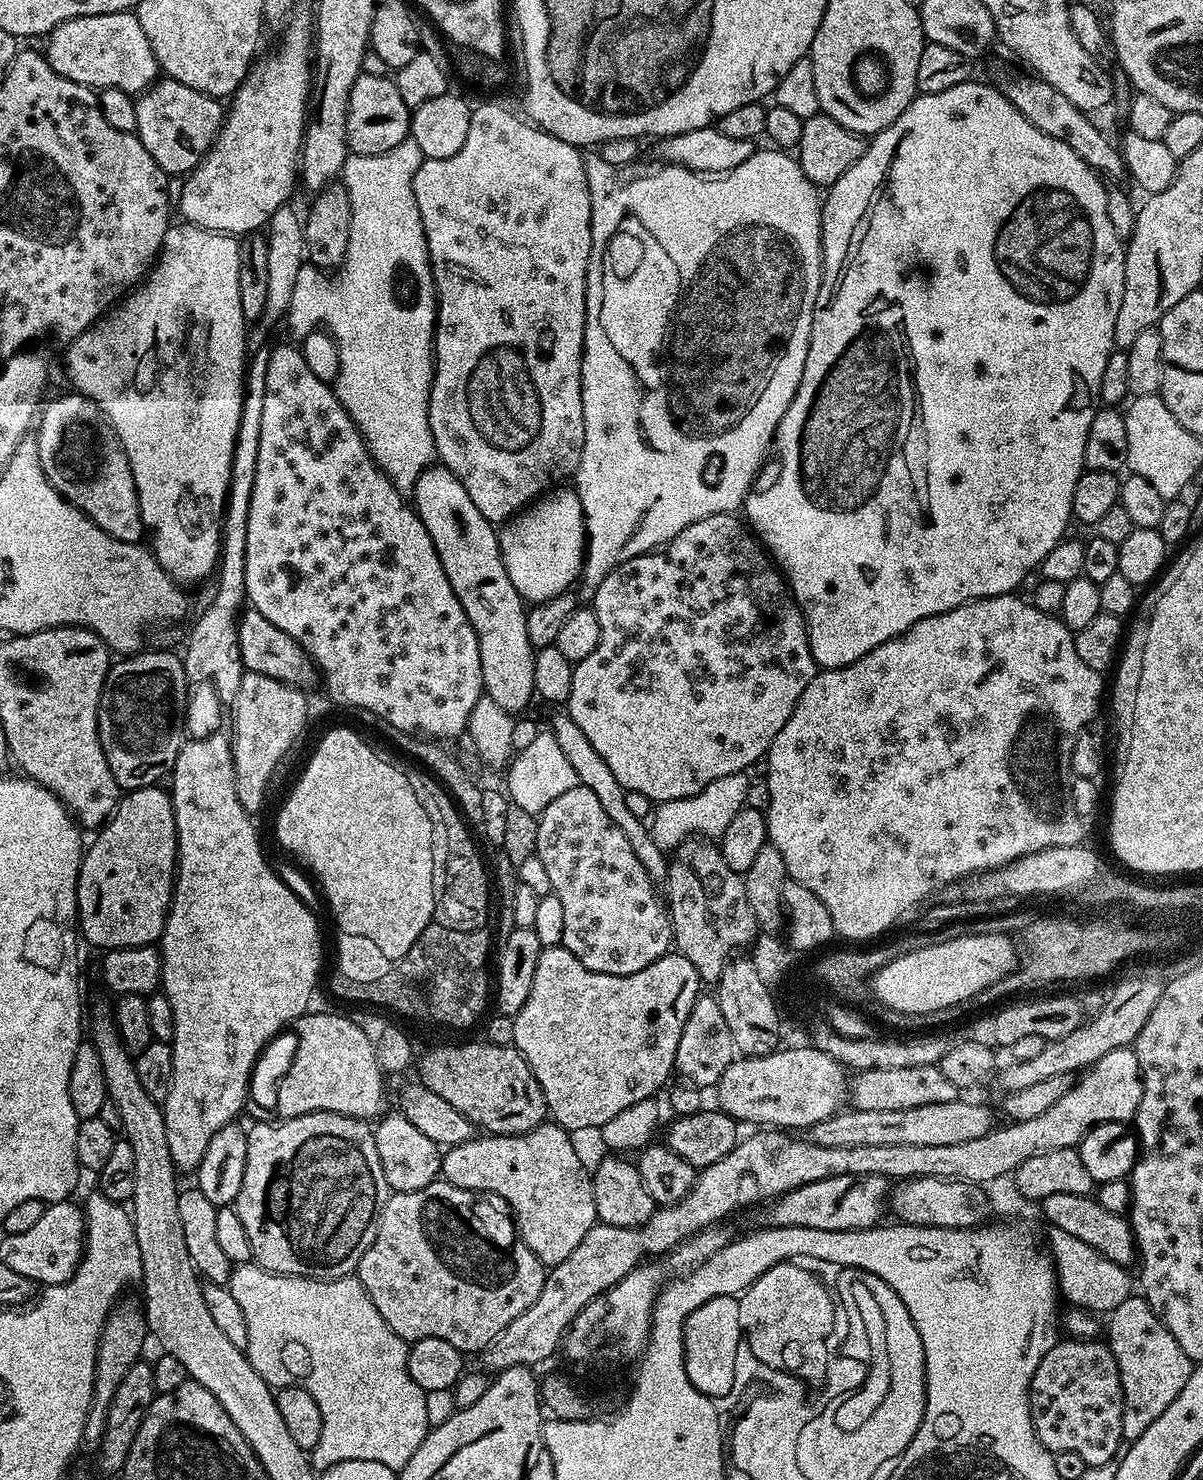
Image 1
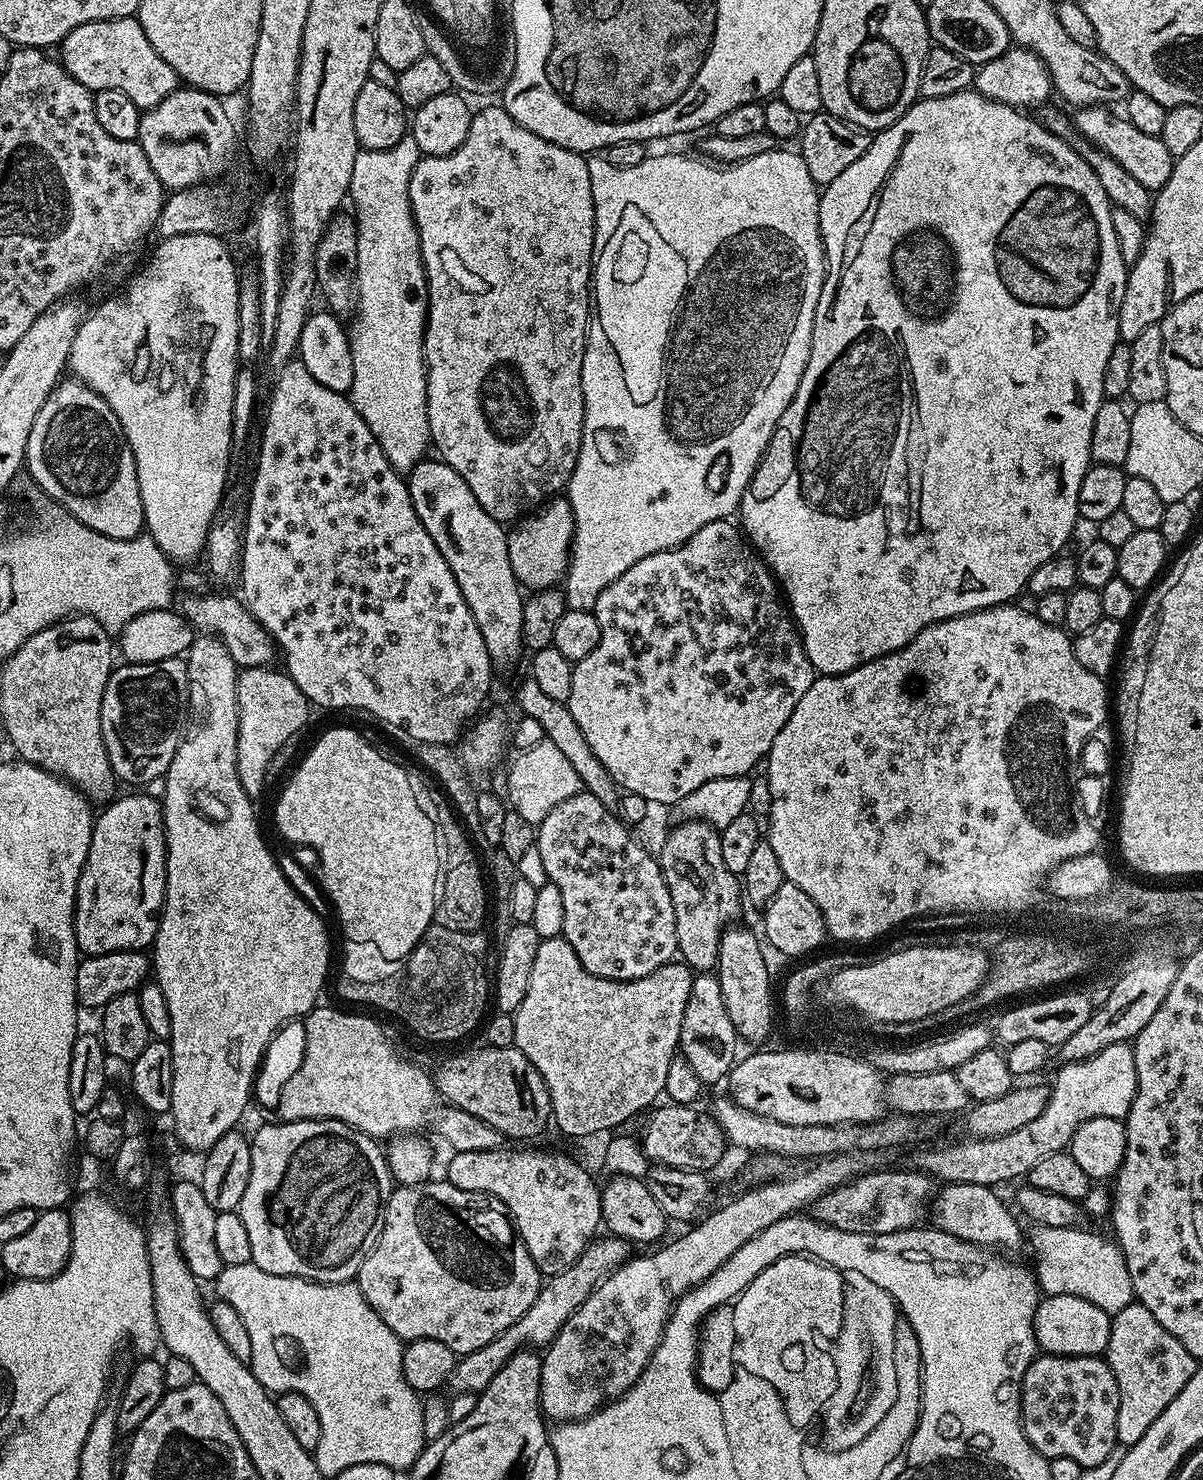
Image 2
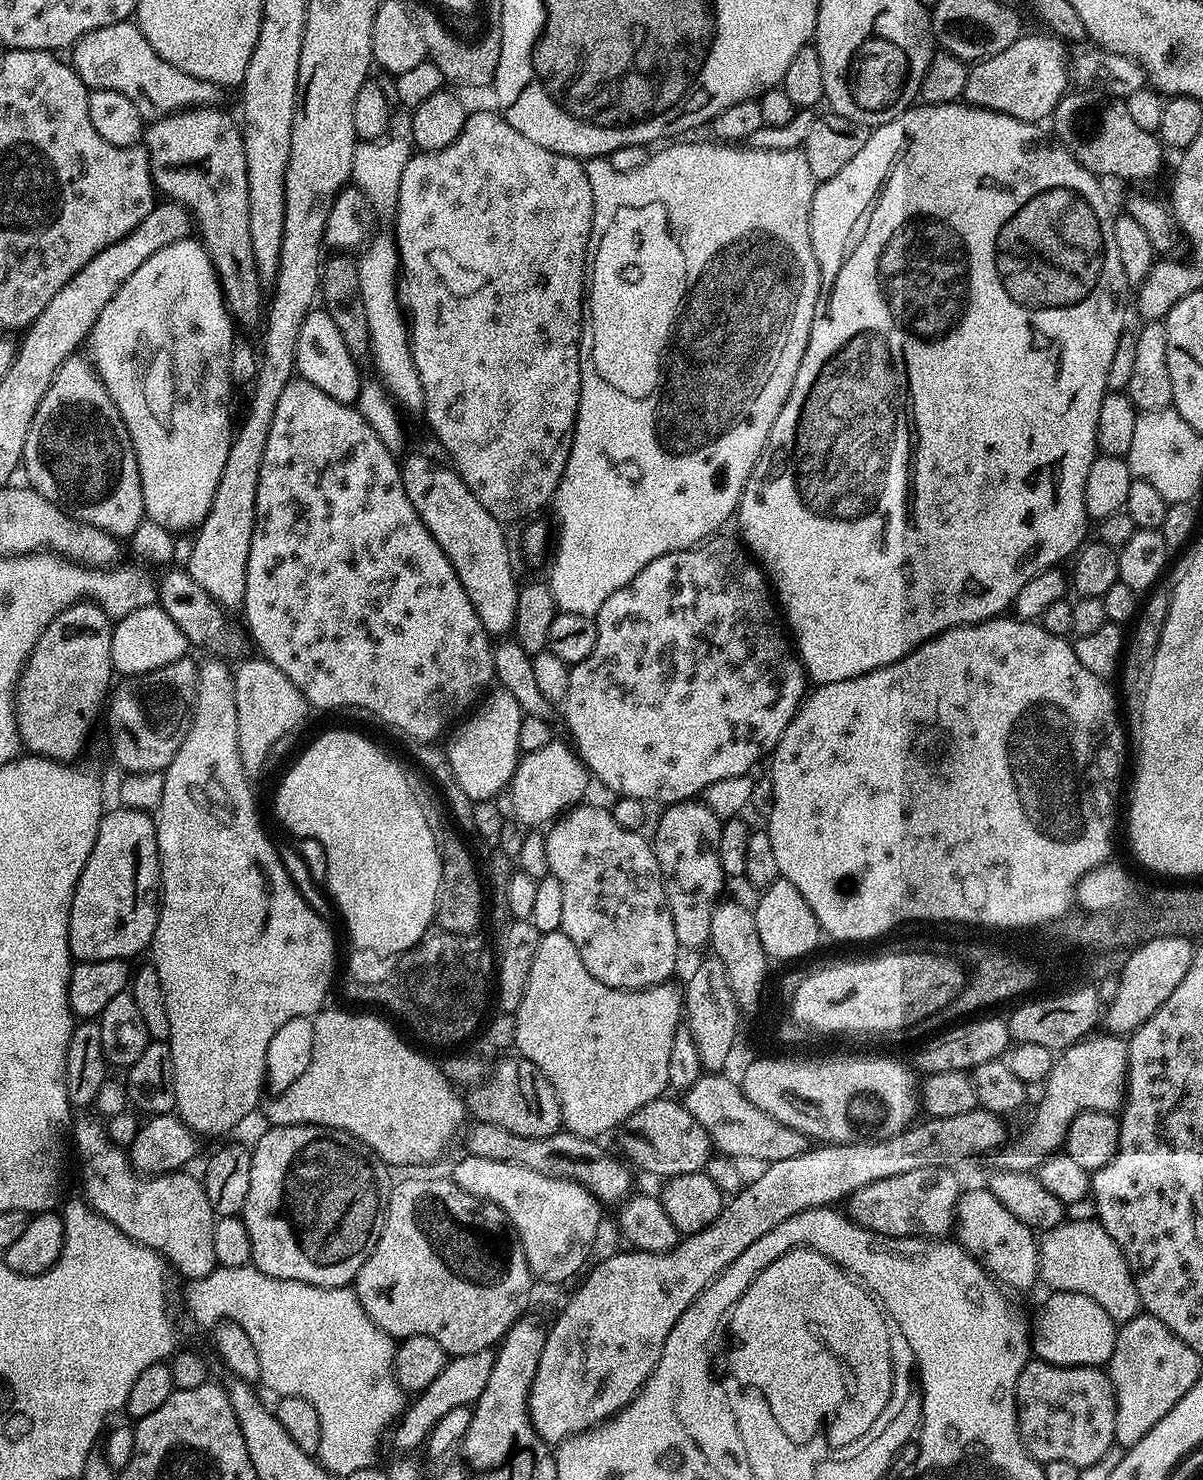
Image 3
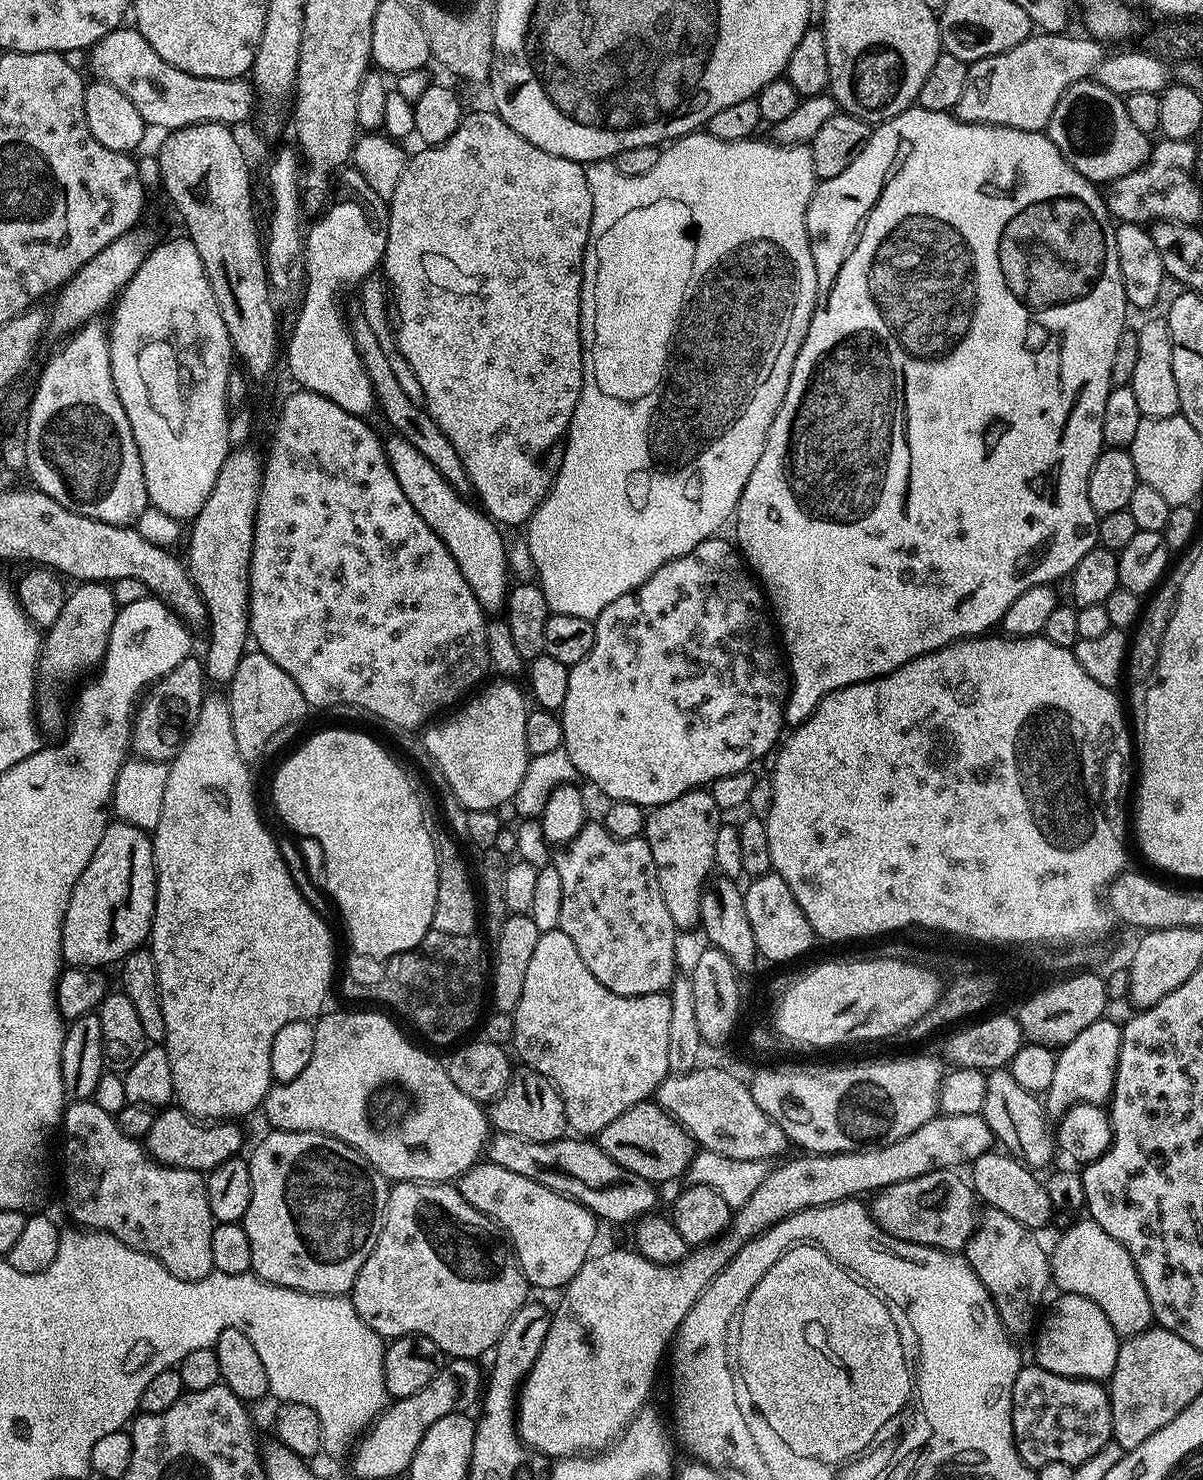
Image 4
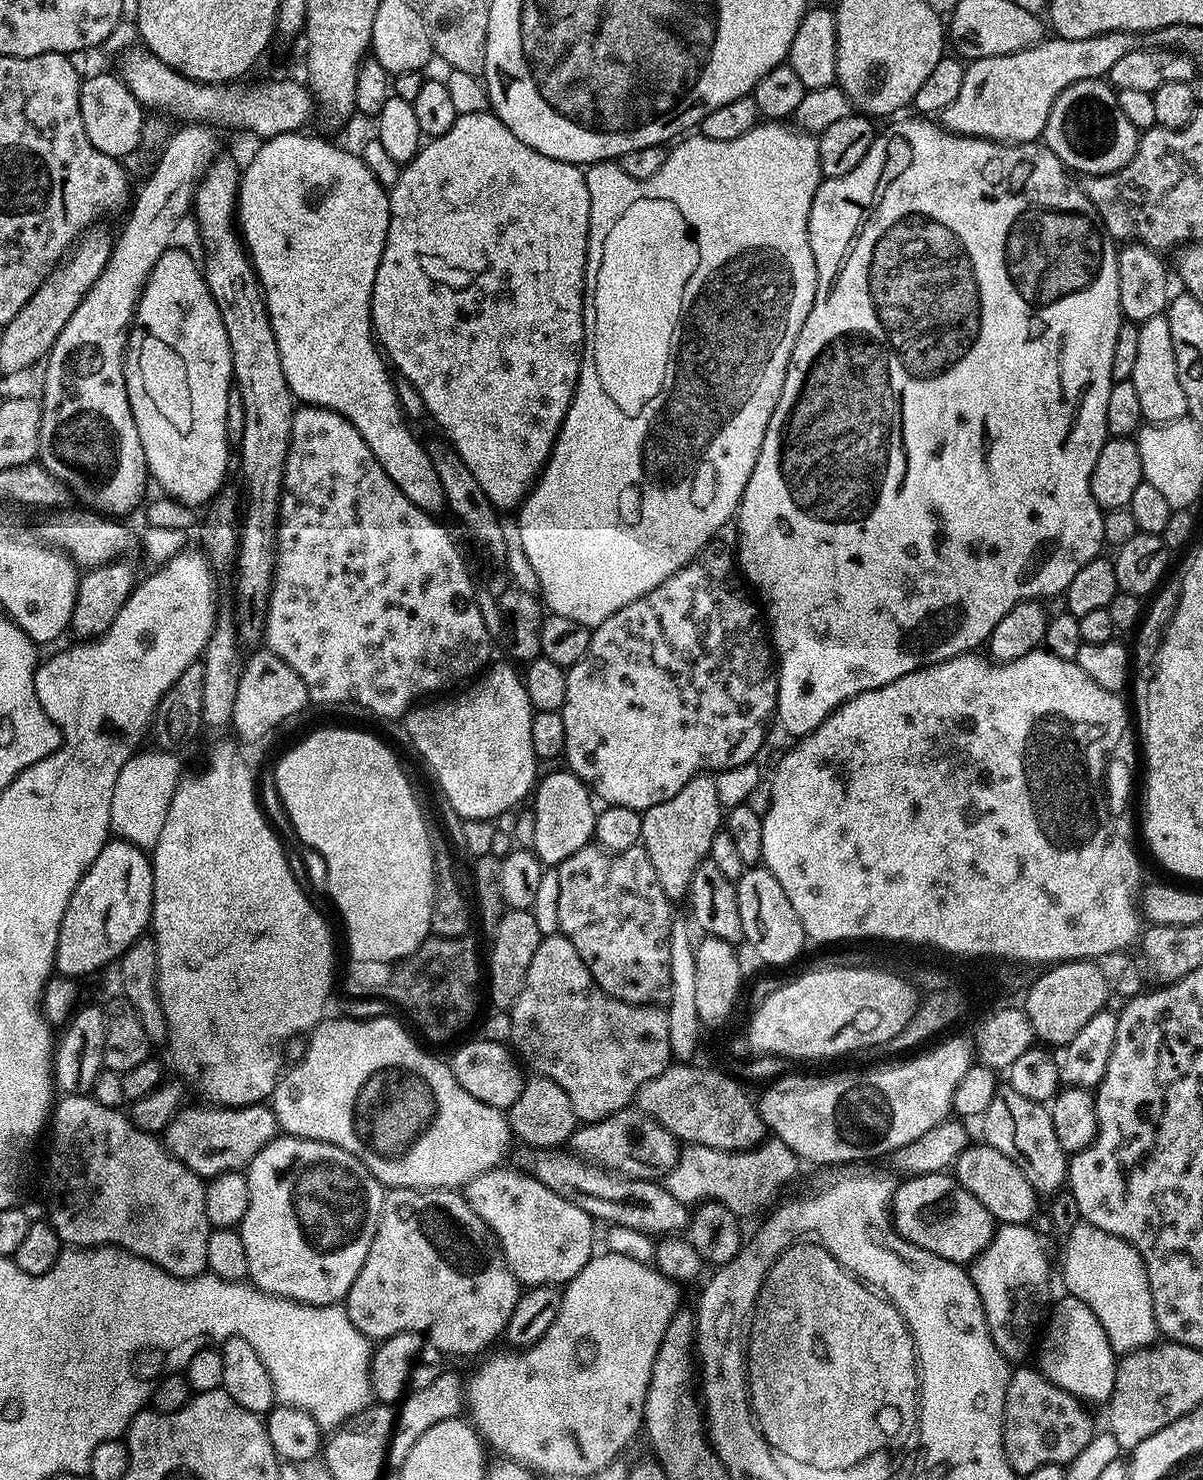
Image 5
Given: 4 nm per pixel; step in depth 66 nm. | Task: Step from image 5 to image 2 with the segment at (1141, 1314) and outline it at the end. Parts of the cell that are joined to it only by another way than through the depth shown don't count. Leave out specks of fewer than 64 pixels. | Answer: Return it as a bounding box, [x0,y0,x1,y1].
[1031,1224,1134,1314]

